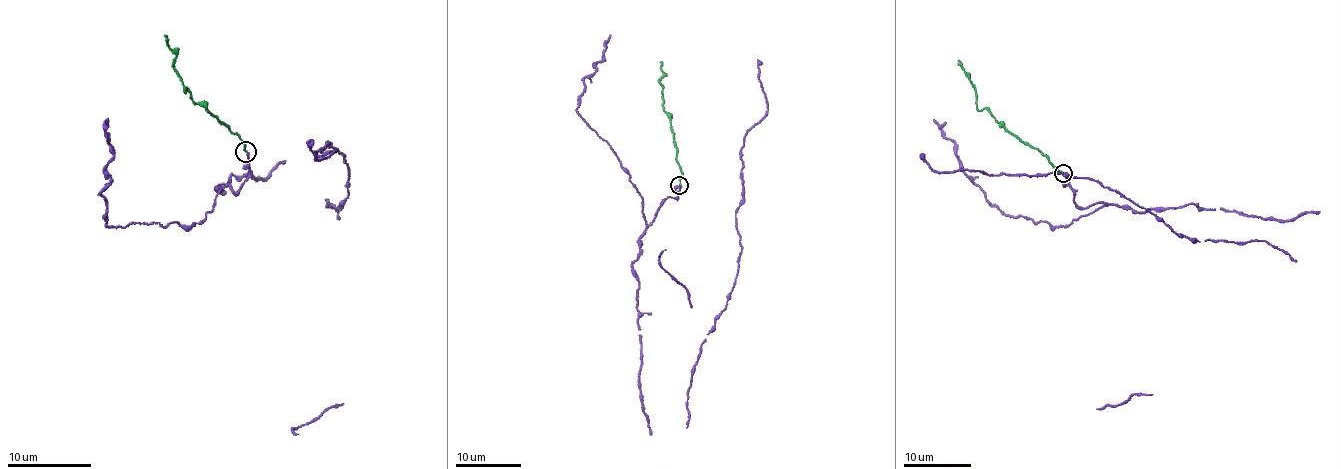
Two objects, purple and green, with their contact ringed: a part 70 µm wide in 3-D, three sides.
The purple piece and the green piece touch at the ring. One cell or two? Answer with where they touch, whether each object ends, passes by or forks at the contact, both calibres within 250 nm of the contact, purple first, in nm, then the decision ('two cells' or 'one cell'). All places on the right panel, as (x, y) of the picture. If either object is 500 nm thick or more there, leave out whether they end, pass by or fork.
at (1063, 173); purple ends there; green ends there; 190 nm thick on the purple side, 150 nm on the other; one cell

